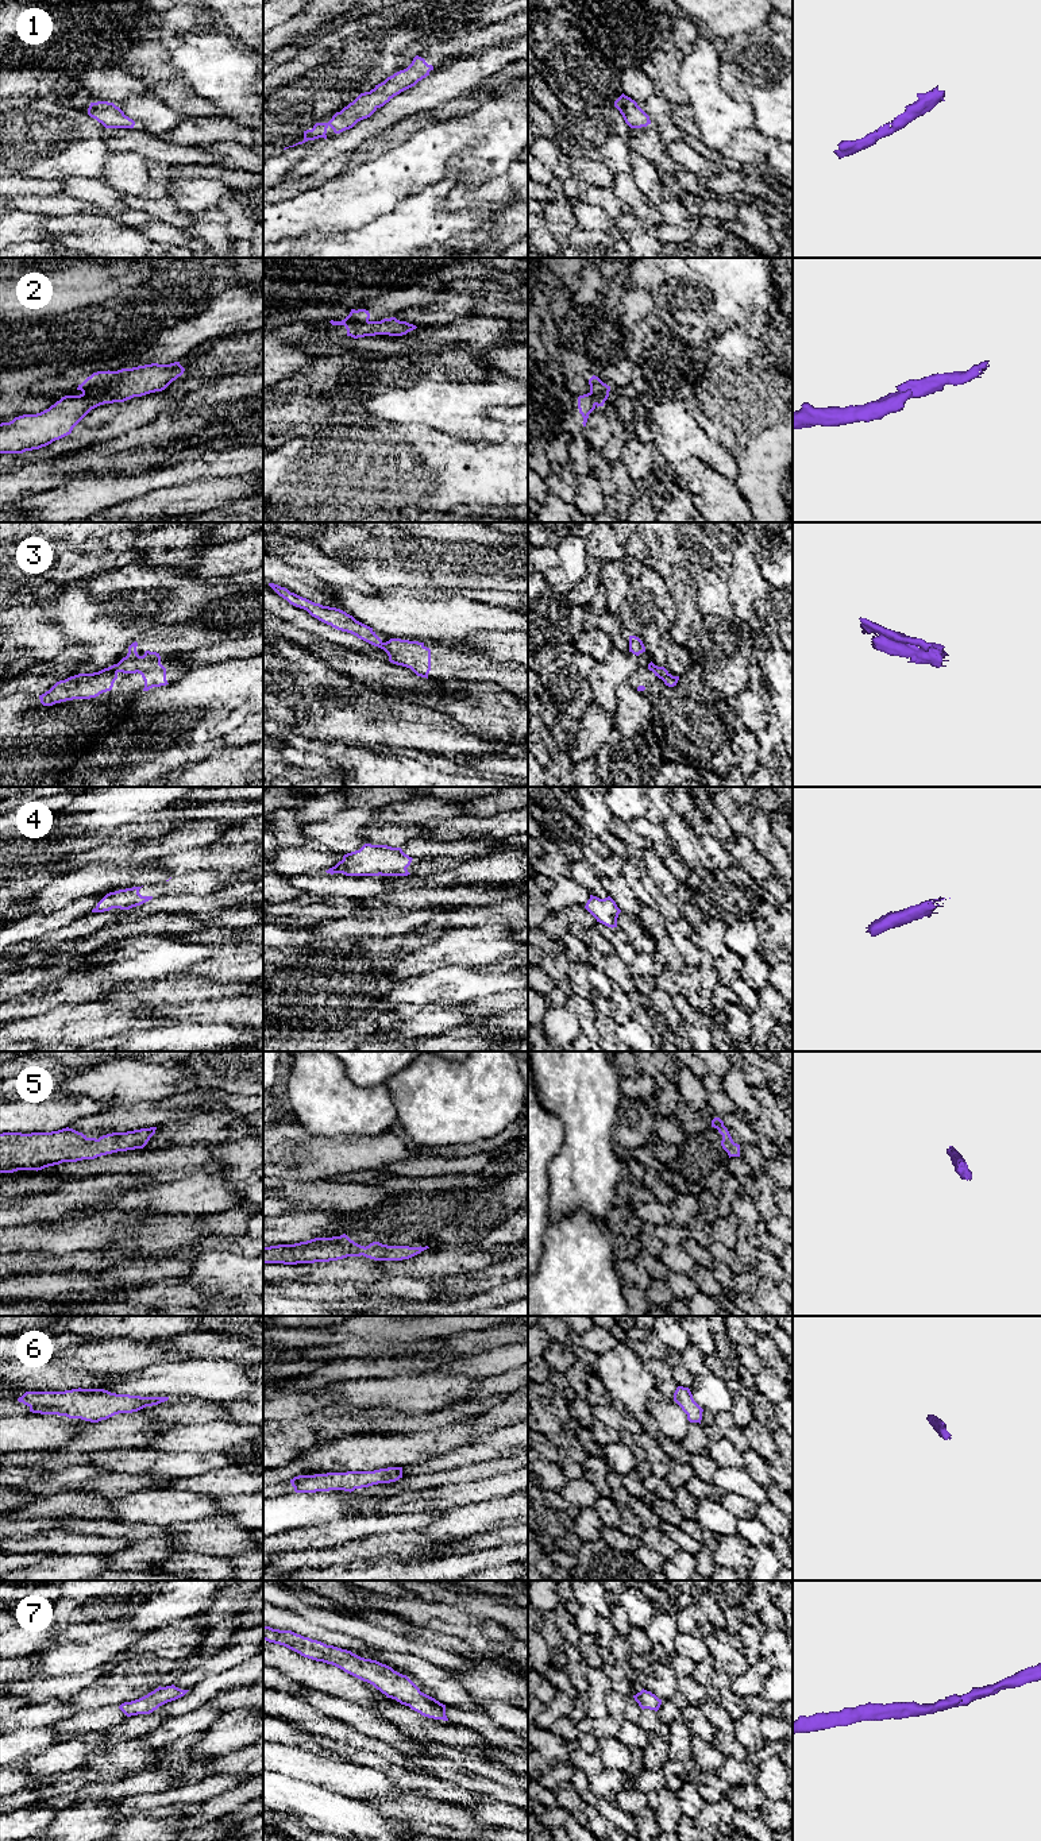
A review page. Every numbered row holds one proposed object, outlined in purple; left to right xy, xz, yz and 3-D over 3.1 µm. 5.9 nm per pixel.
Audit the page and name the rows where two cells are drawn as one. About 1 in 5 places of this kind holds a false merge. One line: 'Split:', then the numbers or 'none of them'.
Split: 2

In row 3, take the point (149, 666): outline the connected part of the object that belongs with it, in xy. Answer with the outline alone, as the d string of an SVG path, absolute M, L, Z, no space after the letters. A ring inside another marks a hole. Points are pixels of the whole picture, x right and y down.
M138 642L128 647L128 653L117 664L93 674L78 674L65 680L57 682L49 691L39 695L43 706L73 699L90 699L103 692L111 691L117 674L140 674L144 680L143 691L153 687L169 684L166 680L166 668L161 664L161 656L157 652L146 651L143 656L136 652Z

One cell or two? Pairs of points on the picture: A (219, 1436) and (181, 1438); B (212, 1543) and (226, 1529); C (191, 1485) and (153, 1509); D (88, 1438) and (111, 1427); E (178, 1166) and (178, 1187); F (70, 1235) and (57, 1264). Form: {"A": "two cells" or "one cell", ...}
{"A": "one cell", "B": "one cell", "C": "two cells", "D": "one cell", "E": "two cells", "F": "two cells"}

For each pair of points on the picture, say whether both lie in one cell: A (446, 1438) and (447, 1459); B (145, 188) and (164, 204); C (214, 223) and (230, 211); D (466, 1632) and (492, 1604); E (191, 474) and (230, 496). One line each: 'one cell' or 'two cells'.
A: two cells
B: two cells
C: two cells
D: two cells
E: two cells

